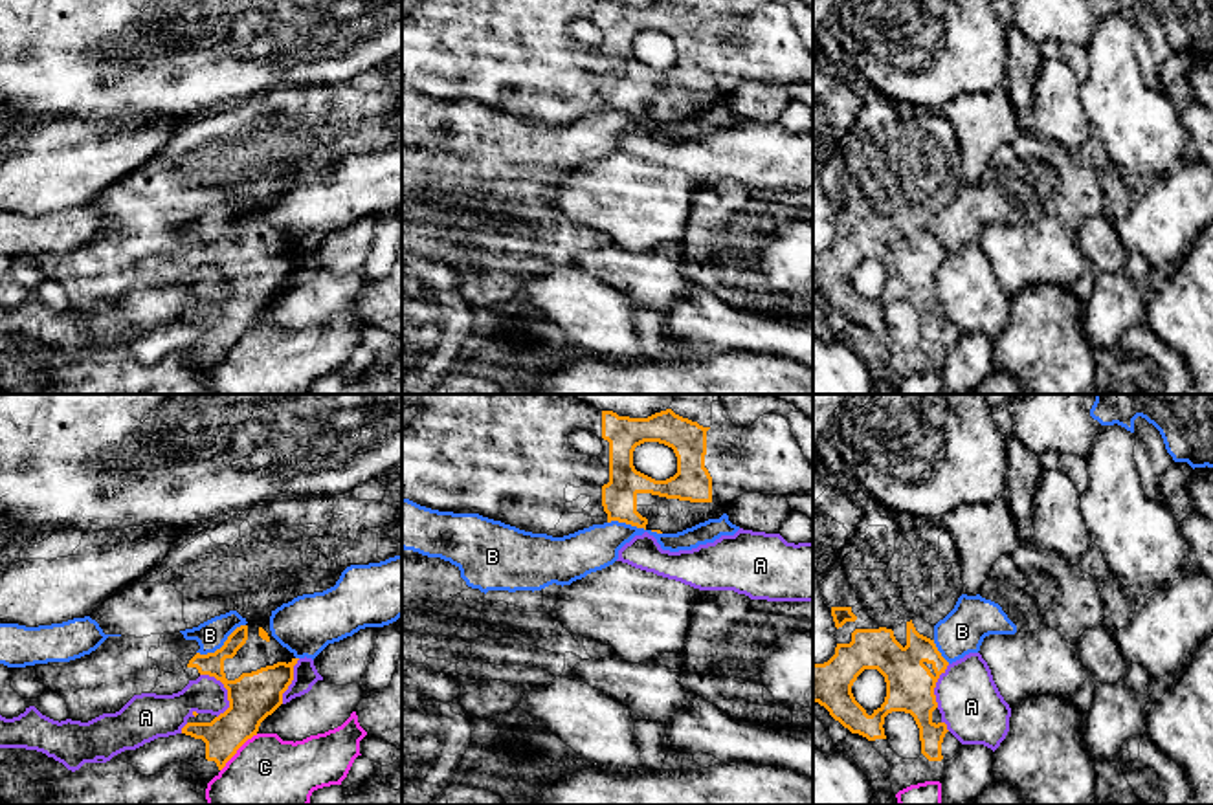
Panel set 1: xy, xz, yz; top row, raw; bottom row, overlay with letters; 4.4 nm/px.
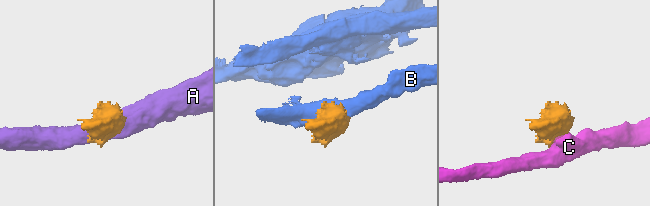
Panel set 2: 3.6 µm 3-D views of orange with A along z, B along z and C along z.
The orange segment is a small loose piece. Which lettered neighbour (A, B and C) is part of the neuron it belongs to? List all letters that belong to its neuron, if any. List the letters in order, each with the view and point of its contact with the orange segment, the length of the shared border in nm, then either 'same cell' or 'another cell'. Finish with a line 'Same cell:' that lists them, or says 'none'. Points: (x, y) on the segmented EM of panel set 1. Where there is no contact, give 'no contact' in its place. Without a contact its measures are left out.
A: xy (226, 688) | 220 nm | another cell
B: xy (222, 646) | 260 nm | another cell
C: xy (237, 749) | 240 nm | another cell
Same cell: none

